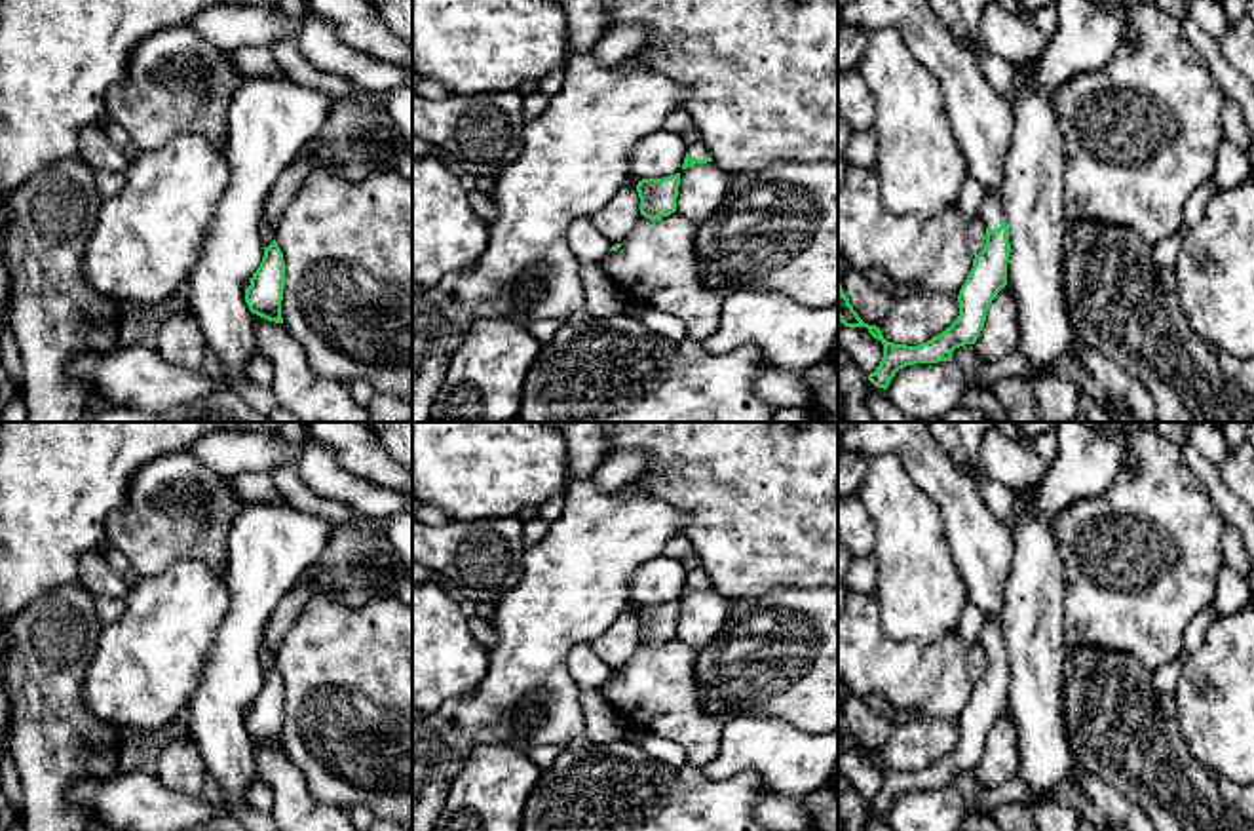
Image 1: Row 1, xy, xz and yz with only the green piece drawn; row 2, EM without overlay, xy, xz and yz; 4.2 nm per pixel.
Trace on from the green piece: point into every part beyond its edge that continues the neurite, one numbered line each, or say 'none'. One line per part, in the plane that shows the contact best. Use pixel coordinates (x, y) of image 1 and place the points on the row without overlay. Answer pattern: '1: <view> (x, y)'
1: xz (698, 577)

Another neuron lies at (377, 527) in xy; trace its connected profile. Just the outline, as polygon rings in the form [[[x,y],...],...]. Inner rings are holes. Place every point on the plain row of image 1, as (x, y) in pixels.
[[[365,517],[363,527],[374,536],[374,540],[378,542],[378,548],[388,555],[395,572],[407,574],[397,550],[393,548],[391,540],[386,534],[384,519]]]

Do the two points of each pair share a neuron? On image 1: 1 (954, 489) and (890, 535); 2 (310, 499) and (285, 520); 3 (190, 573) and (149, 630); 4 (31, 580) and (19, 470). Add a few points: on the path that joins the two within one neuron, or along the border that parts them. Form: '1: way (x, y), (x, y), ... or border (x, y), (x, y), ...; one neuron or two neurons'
1: border (907, 468), (912, 482), (937, 506), (947, 546); two neurons
2: border (285, 499), (303, 510), (325, 518), (333, 525); two neurons
3: way (190, 586), (162, 617); one neuron
4: way (31, 554), (31, 497); one neuron

